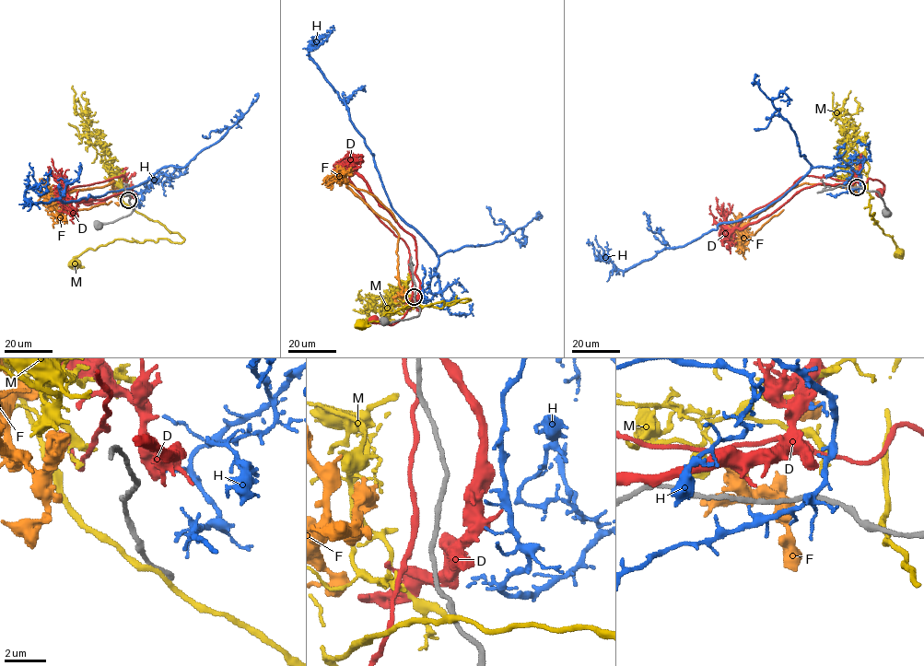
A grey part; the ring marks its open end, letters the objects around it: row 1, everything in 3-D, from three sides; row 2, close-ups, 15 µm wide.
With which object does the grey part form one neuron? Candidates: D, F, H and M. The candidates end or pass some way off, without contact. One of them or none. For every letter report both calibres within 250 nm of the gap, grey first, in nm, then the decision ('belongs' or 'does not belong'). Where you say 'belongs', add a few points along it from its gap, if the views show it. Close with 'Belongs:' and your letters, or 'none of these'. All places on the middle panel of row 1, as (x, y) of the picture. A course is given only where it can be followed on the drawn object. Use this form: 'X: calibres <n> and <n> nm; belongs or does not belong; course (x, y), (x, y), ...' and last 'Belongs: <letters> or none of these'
D: calibres 240 and 700 nm; does not belong
F: calibres 240 and 320 nm; belongs; course (407, 296), (399, 284), (398, 233), (351, 191), (346, 179), (345, 183), (372, 194), (396, 220)
H: calibres 240 and 100 nm; does not belong
M: calibres 240 and 200 nm; does not belong
Belongs: F

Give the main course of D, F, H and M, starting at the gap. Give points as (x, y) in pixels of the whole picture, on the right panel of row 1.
D: (858, 183), (801, 189), (770, 215), (736, 227), (806, 175), (871, 179), (883, 186), (879, 192)
F: (856, 188), (803, 183), (752, 218), (742, 232), (754, 235), (783, 209)
H: (860, 181), (848, 165), (812, 167), (765, 208), (623, 270), (609, 258), (598, 260), (589, 245)
M: (859, 183), (842, 178), (859, 170), (850, 161), (868, 163), (870, 216), (899, 254)

